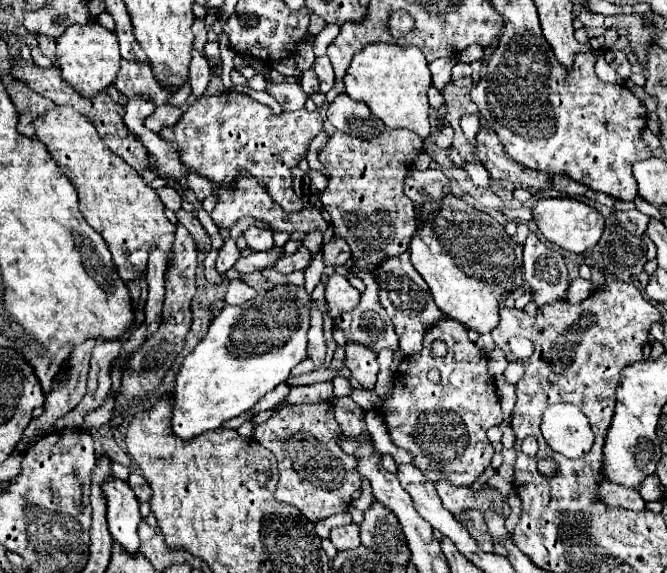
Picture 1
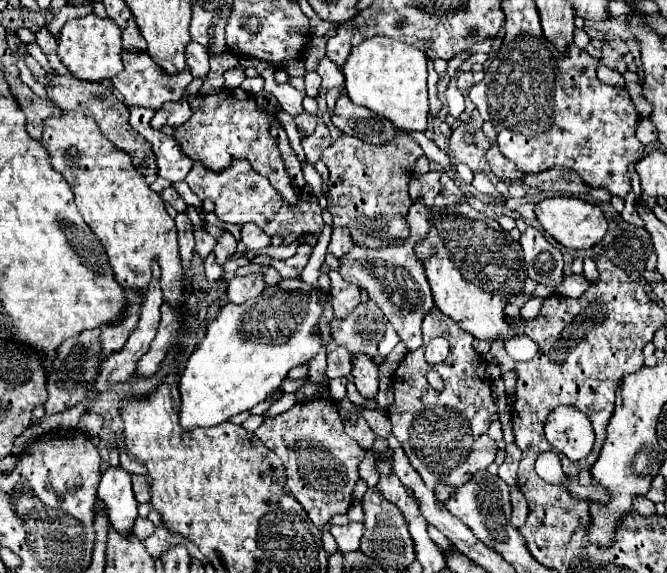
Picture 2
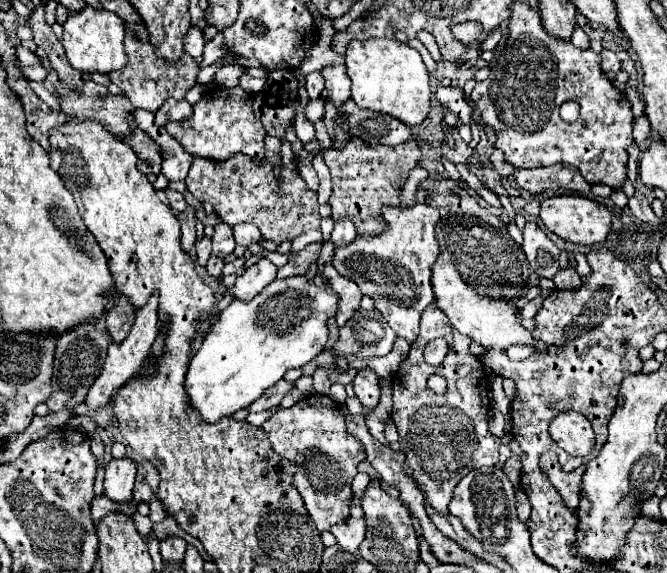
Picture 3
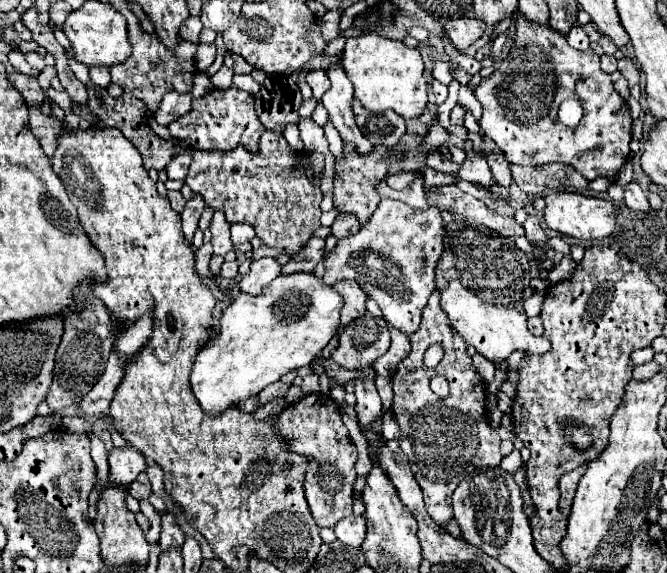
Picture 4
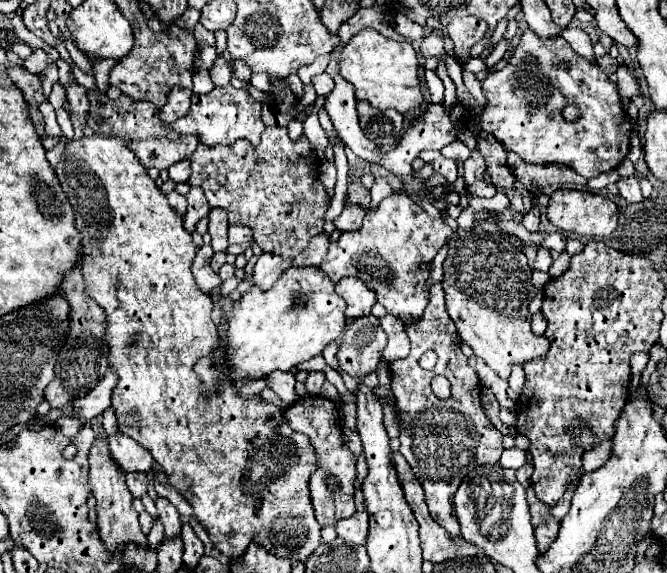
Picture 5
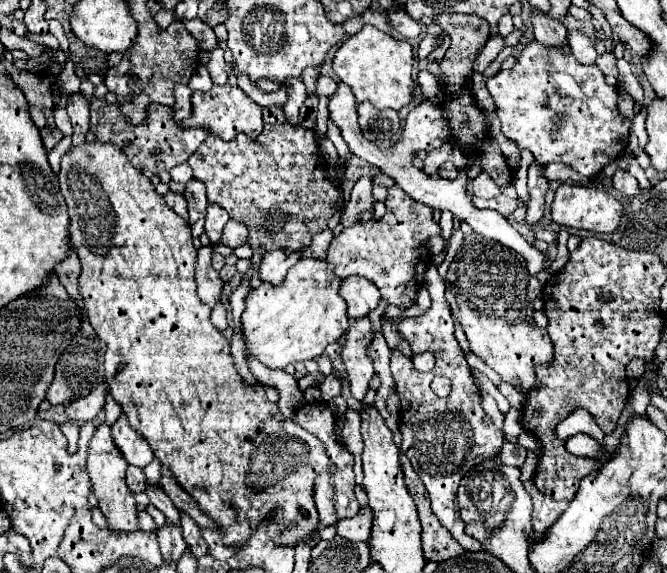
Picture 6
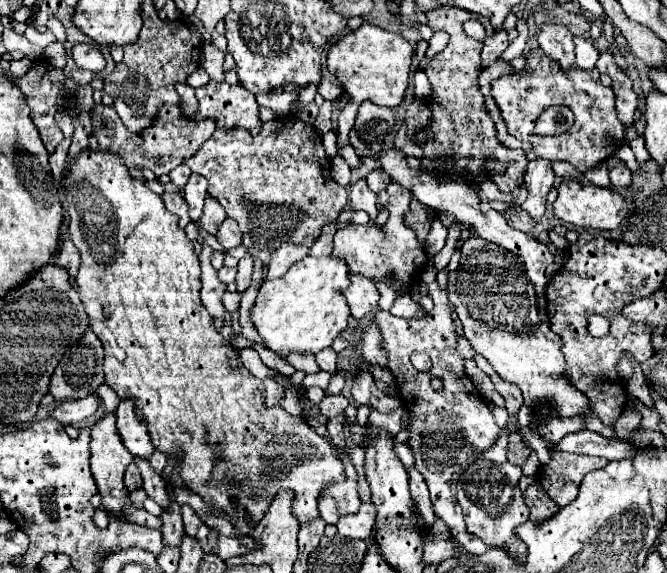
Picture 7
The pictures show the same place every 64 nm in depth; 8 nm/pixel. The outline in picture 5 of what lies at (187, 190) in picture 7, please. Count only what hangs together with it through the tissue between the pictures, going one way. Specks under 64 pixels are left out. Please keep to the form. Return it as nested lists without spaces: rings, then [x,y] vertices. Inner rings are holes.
[[[190,188],[186,198],[188,198],[188,210],[184,214],[184,228],[188,232],[194,232],[196,222],[210,212],[210,206],[208,206],[206,196],[204,196],[204,192],[200,188]]]

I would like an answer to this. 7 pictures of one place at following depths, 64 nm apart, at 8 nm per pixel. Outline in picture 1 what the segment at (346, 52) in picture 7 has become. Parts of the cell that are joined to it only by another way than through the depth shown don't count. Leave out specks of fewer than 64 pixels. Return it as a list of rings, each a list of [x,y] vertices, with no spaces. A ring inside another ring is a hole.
[[[370,44],[354,54],[348,74],[344,78],[346,94],[354,100],[368,104],[370,112],[380,118],[388,128],[406,128],[416,132],[422,140],[430,136],[428,120],[428,88],[430,88],[428,62],[418,46],[392,46]]]

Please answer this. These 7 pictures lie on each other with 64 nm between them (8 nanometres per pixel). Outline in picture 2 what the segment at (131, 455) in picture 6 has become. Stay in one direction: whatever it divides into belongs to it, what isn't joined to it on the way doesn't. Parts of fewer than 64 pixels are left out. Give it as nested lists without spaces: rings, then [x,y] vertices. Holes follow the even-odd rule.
[[[108,468],[102,474],[98,498],[106,504],[110,526],[122,536],[130,536],[138,518],[138,502],[132,492],[130,474],[124,468]]]

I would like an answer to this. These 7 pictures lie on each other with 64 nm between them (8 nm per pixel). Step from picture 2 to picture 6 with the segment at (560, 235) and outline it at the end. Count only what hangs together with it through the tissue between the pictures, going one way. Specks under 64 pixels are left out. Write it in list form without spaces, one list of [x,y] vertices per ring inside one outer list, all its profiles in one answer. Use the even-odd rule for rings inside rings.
[[[562,184],[556,190],[550,214],[552,214],[552,222],[556,222],[560,226],[566,226],[566,228],[612,234],[618,228],[618,222],[620,222],[620,216],[622,216],[622,204],[610,192],[606,192],[606,190],[598,188],[598,186]]]

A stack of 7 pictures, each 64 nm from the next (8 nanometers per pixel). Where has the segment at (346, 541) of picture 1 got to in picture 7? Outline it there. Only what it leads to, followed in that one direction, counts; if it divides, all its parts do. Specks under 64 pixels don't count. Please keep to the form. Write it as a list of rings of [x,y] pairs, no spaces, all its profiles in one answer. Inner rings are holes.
[[[372,502],[362,504],[356,514],[348,514],[338,520],[338,534],[346,538],[358,538],[358,540],[368,540],[374,530],[374,518],[376,518],[376,508]]]

